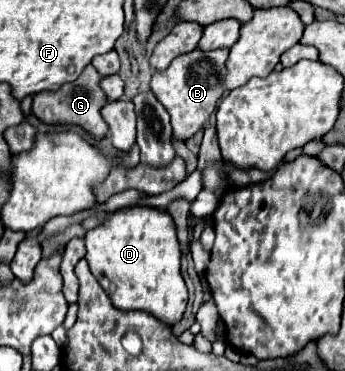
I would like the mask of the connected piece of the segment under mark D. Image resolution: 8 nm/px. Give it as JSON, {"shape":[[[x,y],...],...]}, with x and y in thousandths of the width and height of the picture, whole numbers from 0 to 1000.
{"shape":[[[409,555],[351,561],[287,615],[252,625],[246,663],[258,728],[316,792],[333,830],[443,846],[484,879],[501,879],[530,857],[542,771],[519,733],[519,647],[501,588],[484,571]]]}

